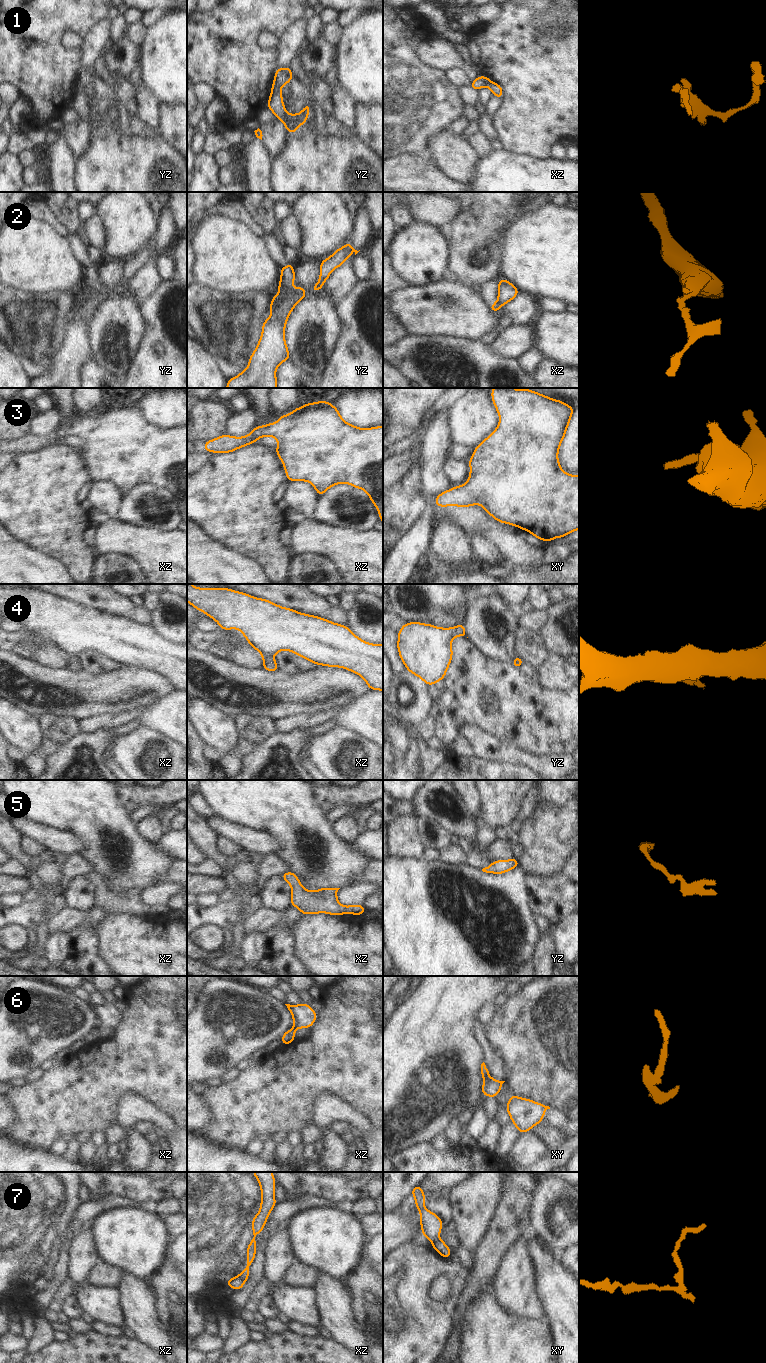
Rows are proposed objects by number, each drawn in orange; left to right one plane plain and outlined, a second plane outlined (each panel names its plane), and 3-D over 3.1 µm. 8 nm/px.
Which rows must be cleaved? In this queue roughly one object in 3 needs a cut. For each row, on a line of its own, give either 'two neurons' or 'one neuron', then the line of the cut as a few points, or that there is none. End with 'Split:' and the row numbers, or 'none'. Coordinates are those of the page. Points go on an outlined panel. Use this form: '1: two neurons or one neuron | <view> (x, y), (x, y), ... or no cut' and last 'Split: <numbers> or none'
1: two neurons | yz (271, 89), (279, 93)
2: two neurons | yz (295, 290), (305, 295)
3: one neuron | no cut
4: one neuron | no cut
5: one neuron | no cut
6: one neuron | no cut
7: two neurons | xy (438, 1239), (432, 1246)
Split: 1, 2, 7

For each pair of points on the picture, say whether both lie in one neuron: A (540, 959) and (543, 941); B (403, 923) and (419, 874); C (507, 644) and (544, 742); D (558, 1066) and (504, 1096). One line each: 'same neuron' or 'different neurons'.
A: same neuron
B: same neuron
C: different neurons
D: different neurons

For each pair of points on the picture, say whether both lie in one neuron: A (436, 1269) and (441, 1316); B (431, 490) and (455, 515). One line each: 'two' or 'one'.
A: one
B: two

